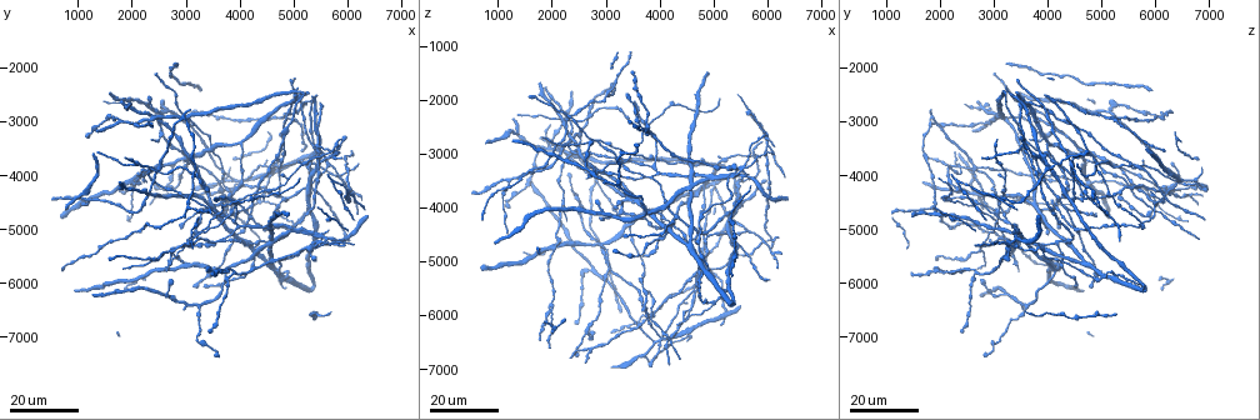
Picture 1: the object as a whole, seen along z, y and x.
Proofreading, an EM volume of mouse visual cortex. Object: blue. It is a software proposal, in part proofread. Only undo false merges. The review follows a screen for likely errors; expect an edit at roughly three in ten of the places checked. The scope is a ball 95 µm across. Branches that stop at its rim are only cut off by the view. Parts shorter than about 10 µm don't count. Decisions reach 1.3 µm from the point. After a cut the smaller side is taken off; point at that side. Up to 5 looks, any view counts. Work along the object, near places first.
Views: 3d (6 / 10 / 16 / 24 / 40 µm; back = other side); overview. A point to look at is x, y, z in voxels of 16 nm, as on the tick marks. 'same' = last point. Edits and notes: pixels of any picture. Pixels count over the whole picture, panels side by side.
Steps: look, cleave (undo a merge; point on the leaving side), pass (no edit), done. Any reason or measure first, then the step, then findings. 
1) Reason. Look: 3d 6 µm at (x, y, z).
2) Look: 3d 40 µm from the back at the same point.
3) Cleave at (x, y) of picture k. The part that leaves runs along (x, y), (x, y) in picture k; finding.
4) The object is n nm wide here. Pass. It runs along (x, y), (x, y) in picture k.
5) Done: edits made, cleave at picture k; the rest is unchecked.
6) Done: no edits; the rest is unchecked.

Three arms meet. Look: 3d 24 µm at (2800, 5350, 2750).

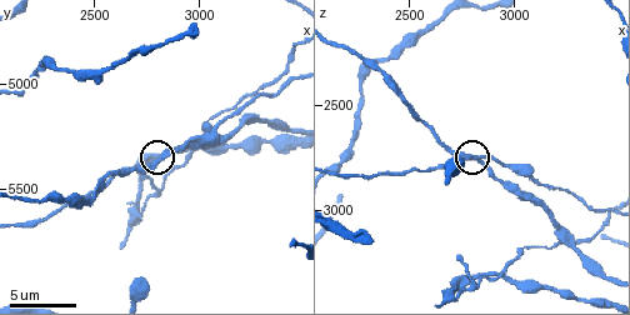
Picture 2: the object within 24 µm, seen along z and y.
Look: 3d 6 µm at (2840, 5330, 2750).

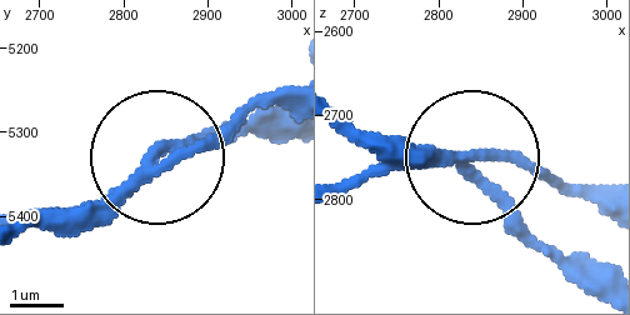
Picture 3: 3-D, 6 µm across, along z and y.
The side arm is 28 µm long. Cleave at (184, 155) of picture 3. The part that leaves runs along (118, 193), (288, 98) in picture 3; a second neuron is stuck on.

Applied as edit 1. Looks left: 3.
Four or more arms meet. Look: 3d 24 µm at (5450, 5200, 3250).

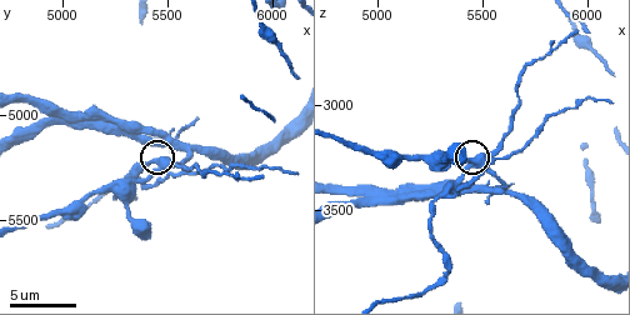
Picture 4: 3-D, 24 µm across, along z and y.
Look: 3d 10 µm at (5470, 5230, 3260).

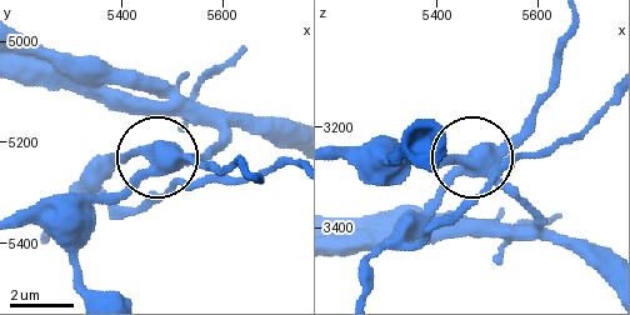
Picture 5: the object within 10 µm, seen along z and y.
The side arm is 56 µm long. Cleave at (150, 190) of picture 5. The part that leaves runs along (480, 165), (459, 173), (379, 254), (368, 294) in picture 5; a second neuron is stuck on.

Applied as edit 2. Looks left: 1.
Done: edits made, cleave at picture 3, cleave at picture 5; the rest is unchecked.

